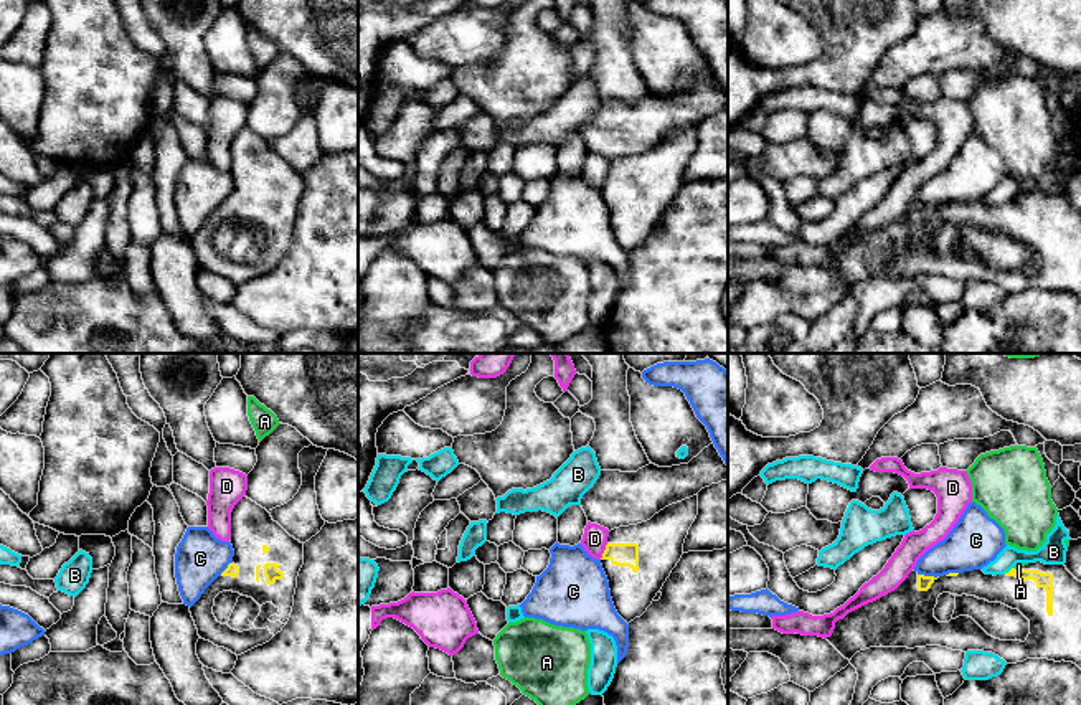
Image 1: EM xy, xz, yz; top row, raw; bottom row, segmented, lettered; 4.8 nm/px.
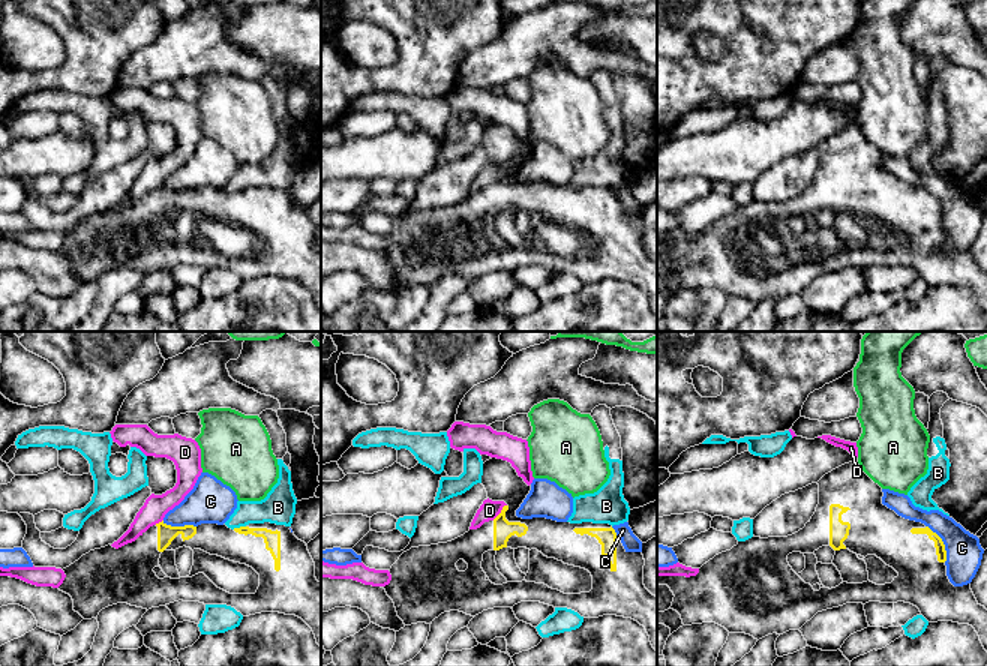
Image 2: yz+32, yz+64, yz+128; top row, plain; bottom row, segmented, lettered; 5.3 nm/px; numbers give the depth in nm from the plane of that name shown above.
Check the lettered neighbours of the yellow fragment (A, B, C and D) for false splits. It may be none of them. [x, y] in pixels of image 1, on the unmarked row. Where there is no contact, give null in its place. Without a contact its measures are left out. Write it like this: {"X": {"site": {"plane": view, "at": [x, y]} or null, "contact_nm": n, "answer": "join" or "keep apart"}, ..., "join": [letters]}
{"A": {"site": {"plane": "yz", "at": [1017, 200]}, "contact_nm": 40, "answer": "keep apart"}, "B": {"site": {"plane": "yz", "at": [1009, 202]}, "contact_nm": 60, "answer": "keep apart"}, "C": {"site": {"plane": "yz", "at": [928, 207]}, "contact_nm": 110, "answer": "keep apart"}, "D": {"site": {"plane": "xz", "at": [604, 182]}, "contact_nm": 90, "answer": "keep apart"}, "join": []}

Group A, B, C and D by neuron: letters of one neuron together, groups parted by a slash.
A / B / C / D

